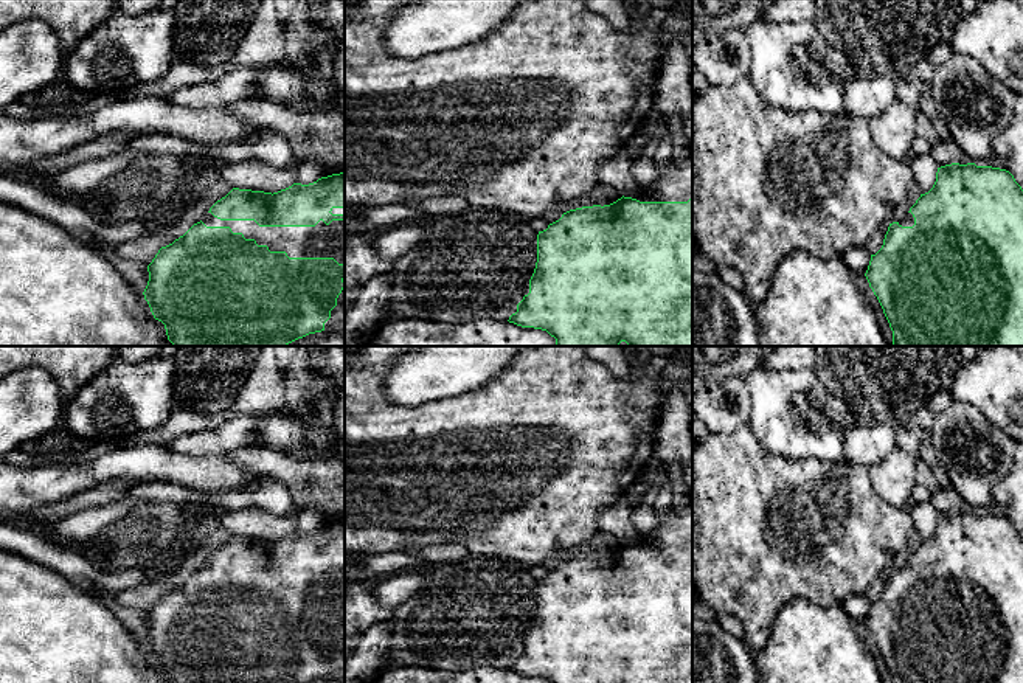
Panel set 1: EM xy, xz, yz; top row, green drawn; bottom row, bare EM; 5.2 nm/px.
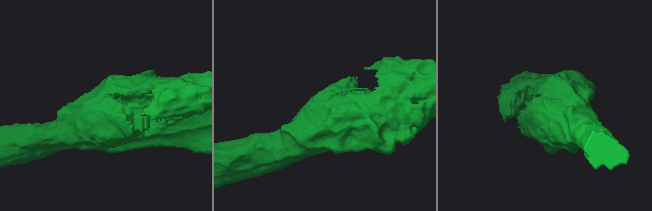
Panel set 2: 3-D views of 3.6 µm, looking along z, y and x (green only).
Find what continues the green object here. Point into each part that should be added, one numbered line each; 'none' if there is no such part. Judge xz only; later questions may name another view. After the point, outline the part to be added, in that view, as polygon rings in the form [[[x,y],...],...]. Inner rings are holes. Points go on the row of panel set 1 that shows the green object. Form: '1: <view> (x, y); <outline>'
1: xz (674, 183); [[[692,152],[680,166],[675,160],[658,165],[658,179],[635,197],[640,202],[688,202],[692,197]]]

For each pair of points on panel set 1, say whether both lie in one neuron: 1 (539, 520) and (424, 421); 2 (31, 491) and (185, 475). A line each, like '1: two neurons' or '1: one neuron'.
1: one neuron
2: one neuron

